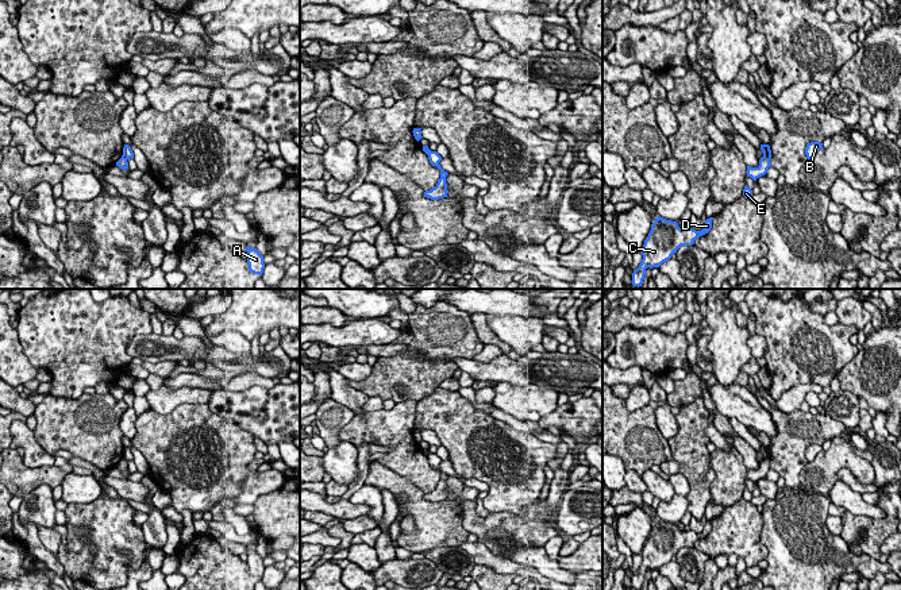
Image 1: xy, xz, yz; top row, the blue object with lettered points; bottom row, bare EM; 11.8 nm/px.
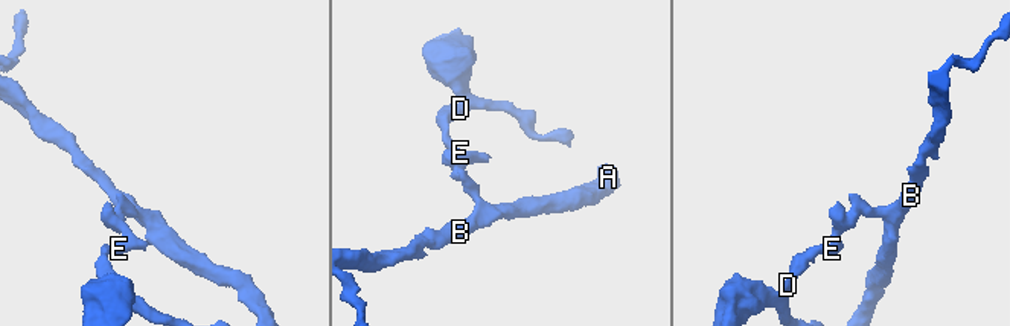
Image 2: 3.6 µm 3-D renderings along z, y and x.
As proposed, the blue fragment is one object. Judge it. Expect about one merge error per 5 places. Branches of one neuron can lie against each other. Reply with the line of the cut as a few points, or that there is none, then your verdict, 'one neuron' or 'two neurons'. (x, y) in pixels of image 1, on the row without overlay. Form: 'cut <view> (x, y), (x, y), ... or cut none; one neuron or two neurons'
cut xy (123, 457), (127, 461); two neurons

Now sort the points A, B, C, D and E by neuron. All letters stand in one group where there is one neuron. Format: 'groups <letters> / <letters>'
groups A B / C D E

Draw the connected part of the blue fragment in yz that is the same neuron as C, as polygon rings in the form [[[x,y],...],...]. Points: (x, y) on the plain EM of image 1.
[[[661,518],[651,527],[651,533],[644,543],[639,570],[632,575],[632,587],[642,589],[646,571],[659,570],[669,563],[681,548],[692,548],[700,539],[708,536],[712,531],[713,520],[705,522],[704,531],[679,531],[677,524],[666,522]]]

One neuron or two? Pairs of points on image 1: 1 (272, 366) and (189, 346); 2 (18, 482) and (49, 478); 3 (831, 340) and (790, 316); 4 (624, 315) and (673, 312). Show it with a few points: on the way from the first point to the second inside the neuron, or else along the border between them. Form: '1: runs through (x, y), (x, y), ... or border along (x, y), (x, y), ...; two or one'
1: runs through (251, 361), (224, 361), (218, 355), (210, 354); one
2: runs through (26, 479), (41, 478); one
3: runs through (820, 340), (809, 340), (796, 327); one
4: runs through (636, 320), (655, 320), (661, 317); one

